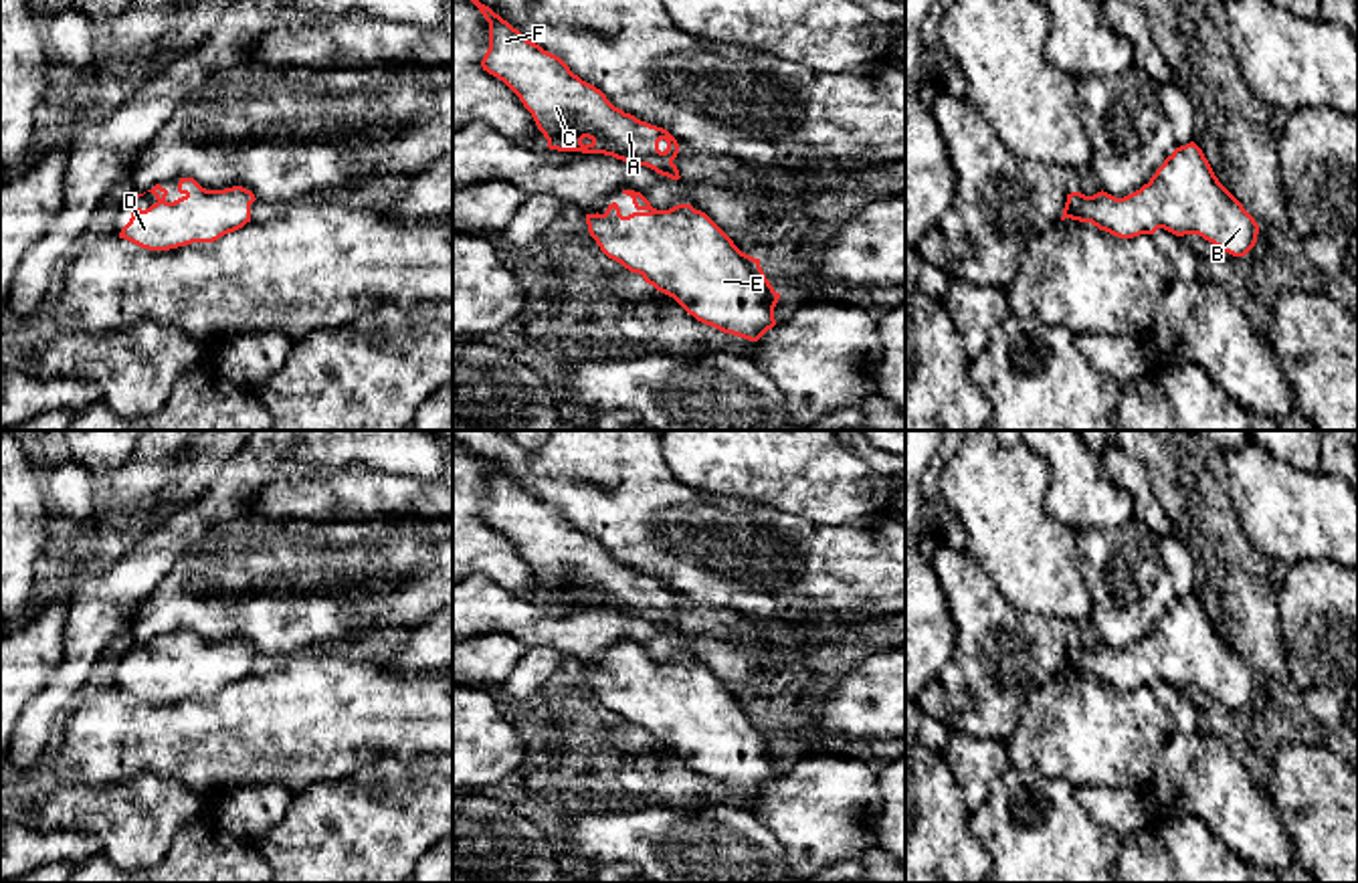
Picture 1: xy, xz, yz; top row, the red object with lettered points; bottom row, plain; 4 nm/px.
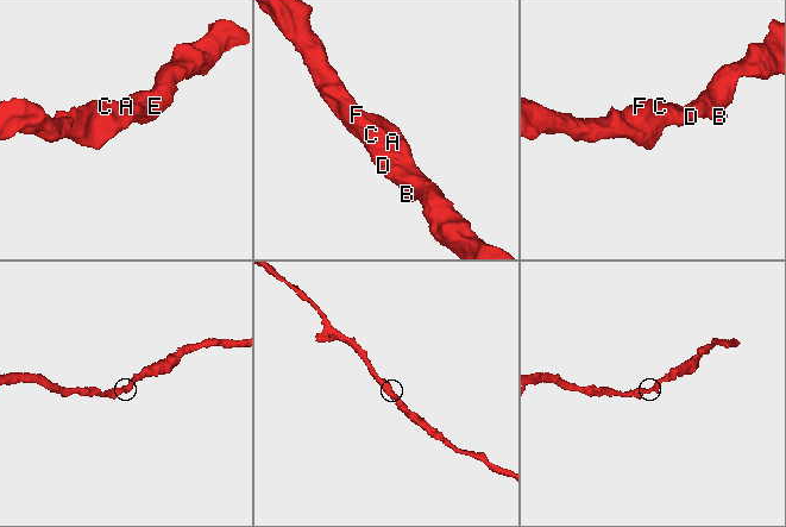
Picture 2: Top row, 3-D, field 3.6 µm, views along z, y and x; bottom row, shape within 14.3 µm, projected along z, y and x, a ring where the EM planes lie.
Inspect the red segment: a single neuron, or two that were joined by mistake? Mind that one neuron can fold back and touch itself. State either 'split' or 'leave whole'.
leave whole

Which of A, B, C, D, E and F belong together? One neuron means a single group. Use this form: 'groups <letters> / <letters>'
groups A B C D E F

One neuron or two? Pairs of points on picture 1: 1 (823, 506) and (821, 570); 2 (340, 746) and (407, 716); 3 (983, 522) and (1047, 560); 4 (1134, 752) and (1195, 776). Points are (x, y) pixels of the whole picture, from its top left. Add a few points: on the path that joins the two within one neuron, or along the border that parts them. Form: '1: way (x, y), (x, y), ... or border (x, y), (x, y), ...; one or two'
1: border (779, 508), (819, 524), (869, 524); two
2: way (356, 730), (370, 716), (391, 716); one
3: way (999, 526), (1031, 558); one
4: border (1177, 732), (1158, 752), (1154, 772), (1146, 785); two

